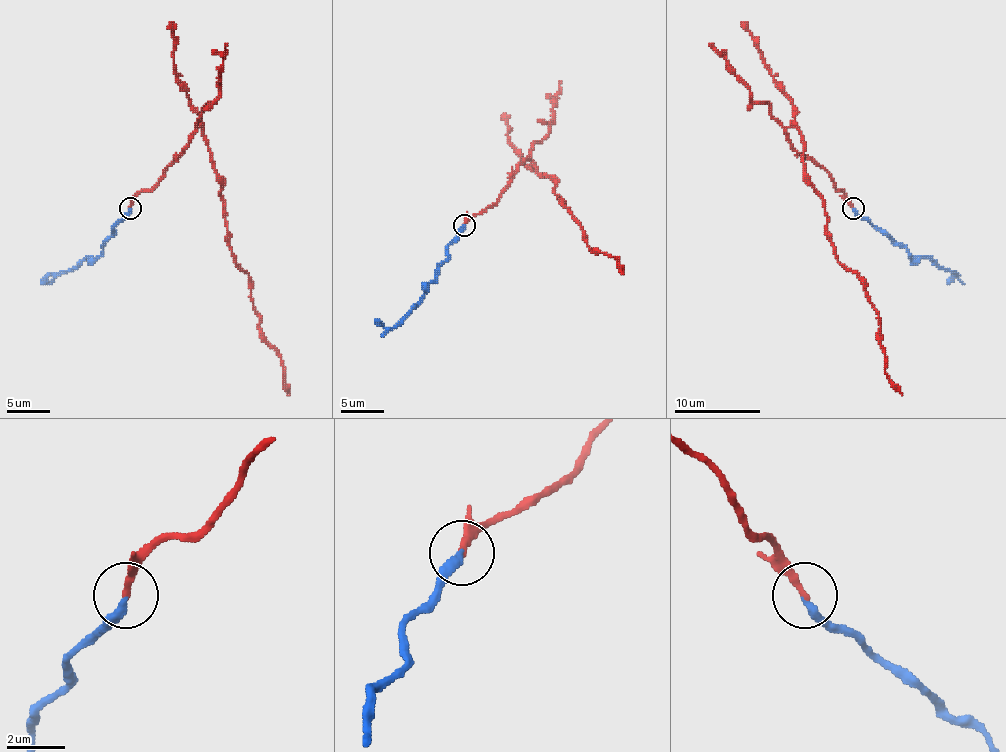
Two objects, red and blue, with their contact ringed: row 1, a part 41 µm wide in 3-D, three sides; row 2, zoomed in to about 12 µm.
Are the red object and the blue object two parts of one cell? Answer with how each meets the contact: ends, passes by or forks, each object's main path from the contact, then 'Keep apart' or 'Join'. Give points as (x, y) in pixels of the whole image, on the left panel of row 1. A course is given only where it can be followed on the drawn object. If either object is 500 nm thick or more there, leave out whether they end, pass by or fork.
At the ring red ends. At the ring blue ends. Course of red: (131, 209), (199, 127), (231, 254), (249, 275), (261, 337), (281, 359), (283, 389), (289, 395). Course of blue: (131, 209), (114, 226), (114, 234), (94, 258), (83, 258), (68, 271), (51, 273), (41, 284). Keep apart

